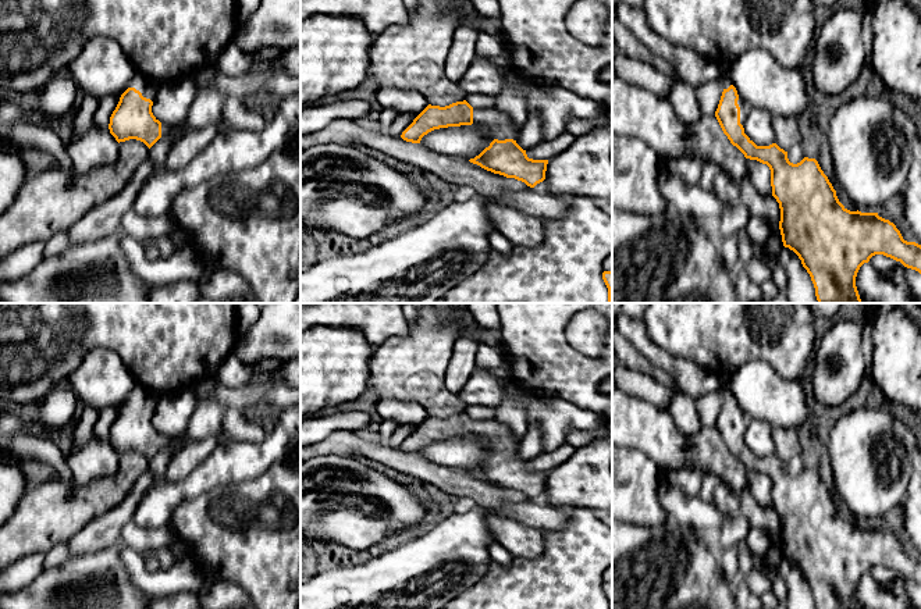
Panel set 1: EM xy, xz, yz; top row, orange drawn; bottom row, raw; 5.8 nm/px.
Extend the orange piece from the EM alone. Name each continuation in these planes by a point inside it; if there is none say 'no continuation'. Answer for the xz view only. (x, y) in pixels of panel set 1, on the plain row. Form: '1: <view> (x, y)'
1: xz (500, 437)

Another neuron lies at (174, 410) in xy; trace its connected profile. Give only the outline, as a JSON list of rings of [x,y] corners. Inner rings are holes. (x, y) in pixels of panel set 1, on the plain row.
[[[189,388],[161,395],[154,416],[154,427],[161,435],[178,437],[185,432],[196,409],[196,398]]]

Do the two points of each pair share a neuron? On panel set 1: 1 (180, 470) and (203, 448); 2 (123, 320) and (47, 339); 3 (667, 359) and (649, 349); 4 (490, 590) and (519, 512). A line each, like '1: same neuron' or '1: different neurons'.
1: same neuron
2: same neuron
3: same neuron
4: different neurons

